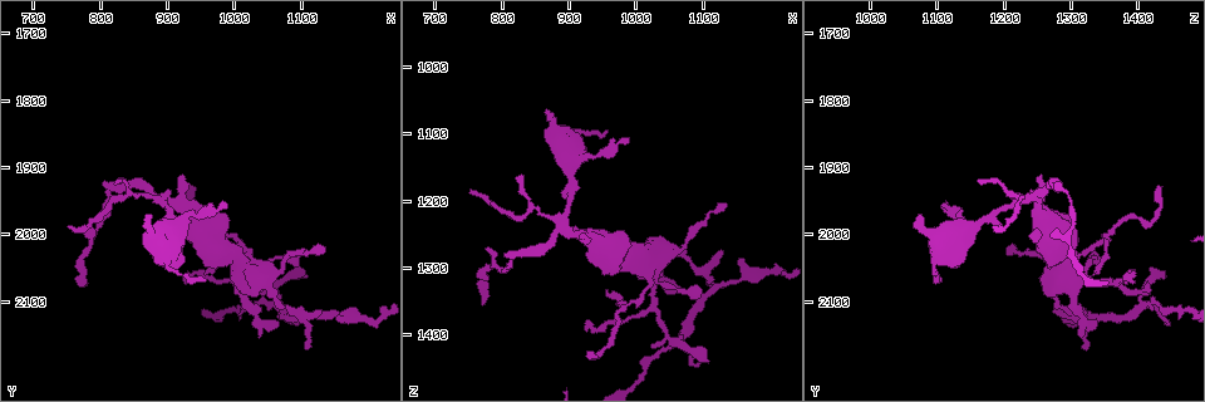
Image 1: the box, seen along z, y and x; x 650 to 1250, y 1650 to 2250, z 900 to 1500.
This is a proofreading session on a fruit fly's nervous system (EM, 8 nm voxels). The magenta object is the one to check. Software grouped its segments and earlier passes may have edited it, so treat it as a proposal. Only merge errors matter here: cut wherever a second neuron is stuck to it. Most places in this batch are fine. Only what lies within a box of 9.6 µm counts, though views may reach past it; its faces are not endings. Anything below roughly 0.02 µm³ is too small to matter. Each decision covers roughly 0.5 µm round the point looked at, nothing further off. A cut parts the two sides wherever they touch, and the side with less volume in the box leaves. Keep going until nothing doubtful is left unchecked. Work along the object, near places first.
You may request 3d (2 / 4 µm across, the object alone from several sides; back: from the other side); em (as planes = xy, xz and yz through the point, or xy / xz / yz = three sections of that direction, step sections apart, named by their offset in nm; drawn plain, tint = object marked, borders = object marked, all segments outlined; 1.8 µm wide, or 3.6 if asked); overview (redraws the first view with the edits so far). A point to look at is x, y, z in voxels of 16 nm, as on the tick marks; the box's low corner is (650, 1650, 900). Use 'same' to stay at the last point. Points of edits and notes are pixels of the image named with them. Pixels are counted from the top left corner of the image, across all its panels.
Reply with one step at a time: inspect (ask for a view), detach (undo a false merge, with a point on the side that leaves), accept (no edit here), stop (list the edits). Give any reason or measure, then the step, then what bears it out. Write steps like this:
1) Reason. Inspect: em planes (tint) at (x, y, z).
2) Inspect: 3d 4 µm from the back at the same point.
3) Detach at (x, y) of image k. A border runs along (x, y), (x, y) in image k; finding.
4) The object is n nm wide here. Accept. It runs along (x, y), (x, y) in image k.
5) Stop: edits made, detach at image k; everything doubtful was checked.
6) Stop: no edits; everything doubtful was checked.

A narrow waist. Inspect: em 3.6 µm planes (tint) at (1025, 2070, 1305).

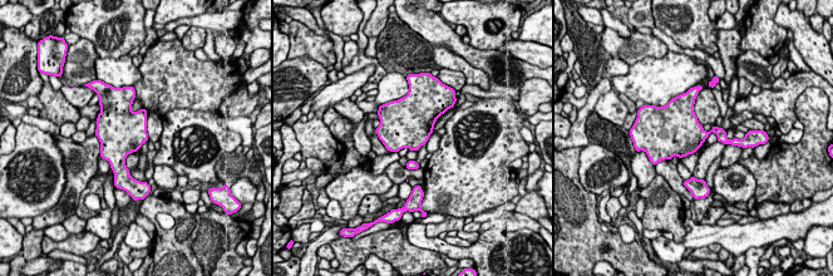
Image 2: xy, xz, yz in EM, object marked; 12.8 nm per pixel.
Accept. All the same neuron.

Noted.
Four-way junction. Inspect: 3d 4 µm at (890, 1945, 1245).

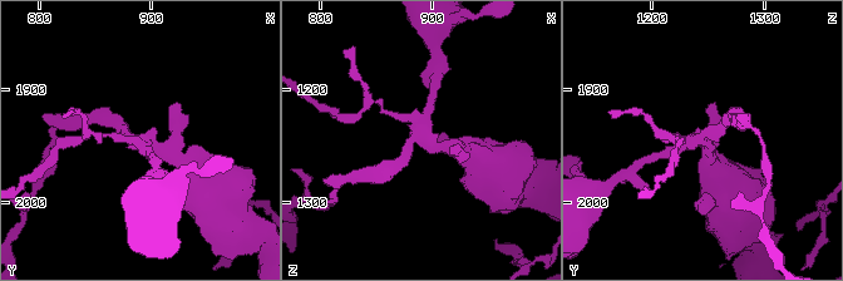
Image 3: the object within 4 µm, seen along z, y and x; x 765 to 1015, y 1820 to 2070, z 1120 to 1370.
Inspect: em 3.6 µm xy step 16 (borders) at (890, 1944, 1242).

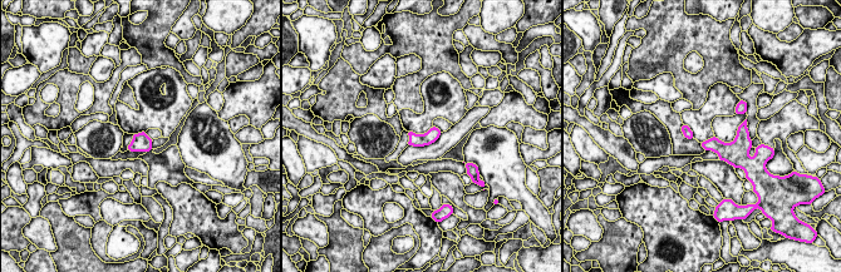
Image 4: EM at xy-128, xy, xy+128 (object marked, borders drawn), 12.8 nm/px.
Accept. One neuron here.

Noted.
Sharp bend. Inspect: 3d 2 µm at (1065, 2105, 1410).

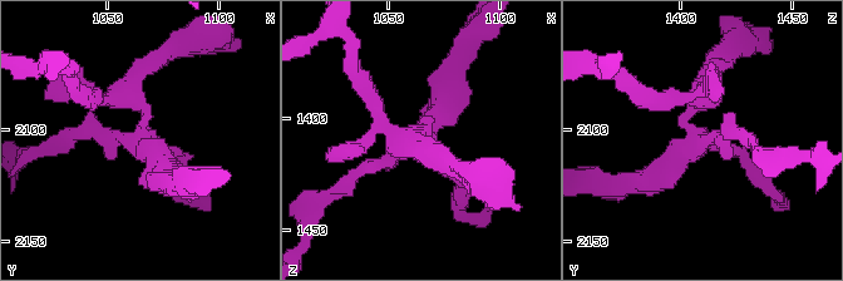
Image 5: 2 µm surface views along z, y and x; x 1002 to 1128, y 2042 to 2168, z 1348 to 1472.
Inspect: em 3.6 µm xz step 8 (tint) at (1067, 2103, 1409).

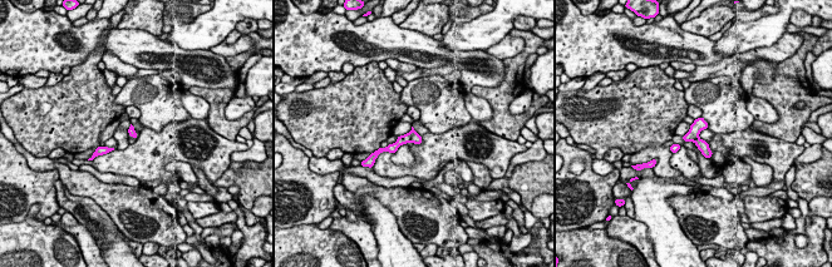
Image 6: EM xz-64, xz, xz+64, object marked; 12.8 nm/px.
Cut it another way. Inspect: em 3.6 µm yz step 8 (tint) at the same point.

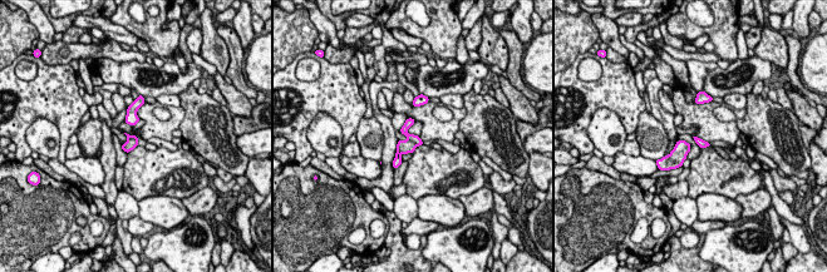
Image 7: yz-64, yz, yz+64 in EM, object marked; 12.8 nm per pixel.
The object is 100 nm wide here. Detach at (403, 147) of image 7. A border runs along (408, 139), (417, 146) in image 7; two neurons meet here.

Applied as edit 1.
Stop: edits made, detach at image 7; everything doubtful was checked.

